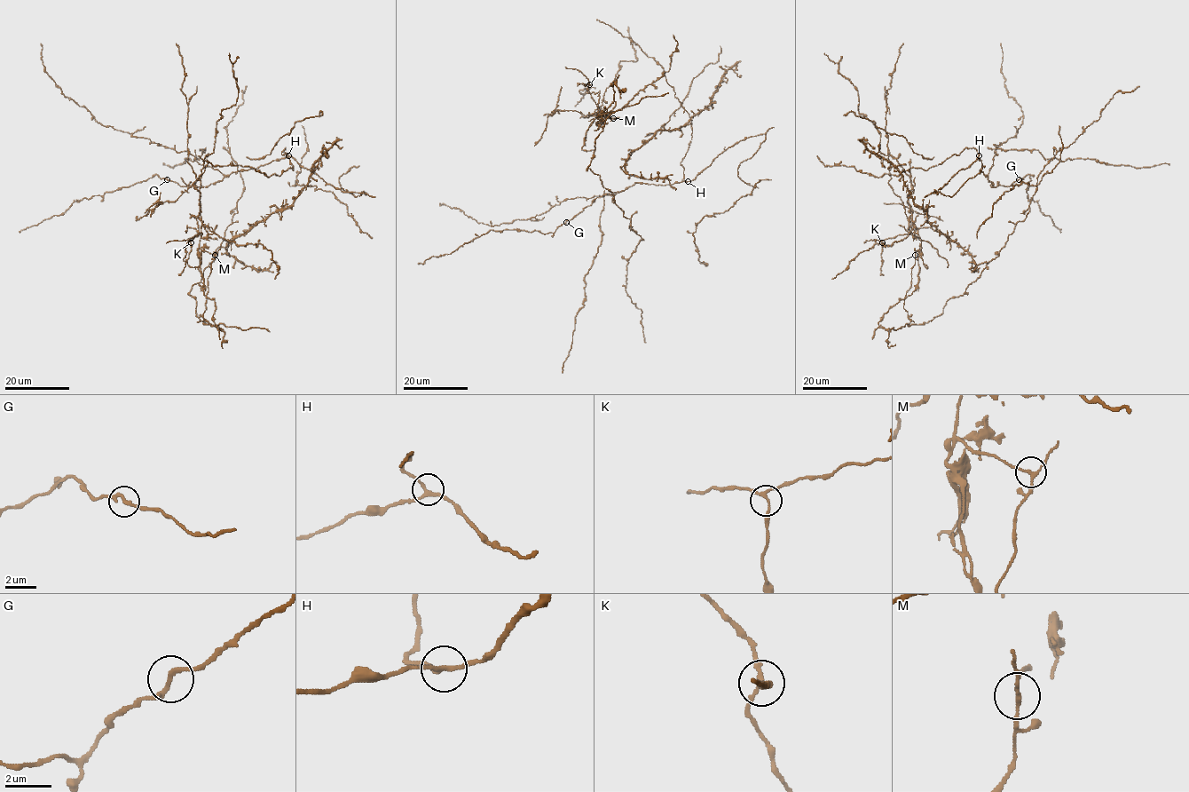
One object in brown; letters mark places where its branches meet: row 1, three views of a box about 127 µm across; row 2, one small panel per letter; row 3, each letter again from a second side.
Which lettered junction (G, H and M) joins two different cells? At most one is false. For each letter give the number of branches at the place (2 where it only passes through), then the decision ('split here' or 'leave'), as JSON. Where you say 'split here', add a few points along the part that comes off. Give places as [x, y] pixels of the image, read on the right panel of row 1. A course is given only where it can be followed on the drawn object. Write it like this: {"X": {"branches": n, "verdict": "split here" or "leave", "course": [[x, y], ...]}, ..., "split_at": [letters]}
{"G": {"branches": 3, "verdict": "leave"}, "H": {"branches": 3, "verdict": "leave"}, "M": {"branches": 3, "verdict": "split here", "course": [[915, 255], [921, 241], [908, 201], [910, 178], [880, 151], [880, 132], [860, 114], [857, 89], [823, 53]]}, "split_at": ["M"]}

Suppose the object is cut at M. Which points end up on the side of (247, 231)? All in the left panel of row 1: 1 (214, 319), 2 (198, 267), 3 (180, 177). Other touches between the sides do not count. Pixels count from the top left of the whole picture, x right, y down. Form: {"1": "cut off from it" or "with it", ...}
{"1": "cut off from it", "2": "cut off from it", "3": "cut off from it"}

